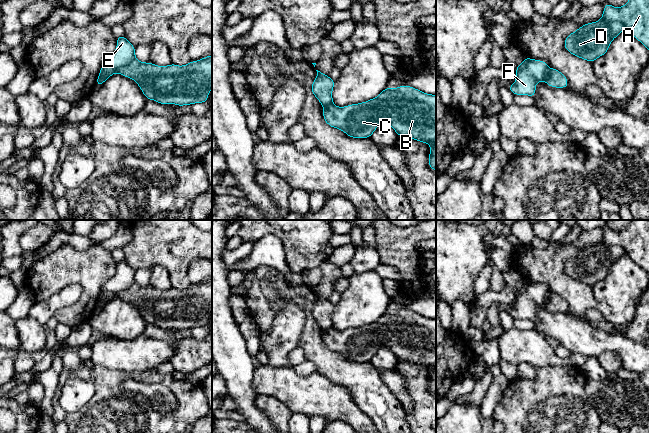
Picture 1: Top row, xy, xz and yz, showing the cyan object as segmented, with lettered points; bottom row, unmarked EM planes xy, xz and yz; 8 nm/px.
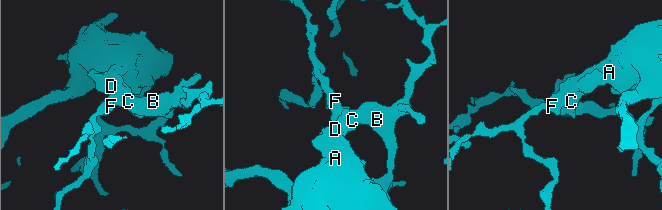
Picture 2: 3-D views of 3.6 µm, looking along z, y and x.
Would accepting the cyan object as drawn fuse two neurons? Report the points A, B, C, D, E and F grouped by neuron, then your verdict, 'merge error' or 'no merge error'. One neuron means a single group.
A E F / B C D; merge error

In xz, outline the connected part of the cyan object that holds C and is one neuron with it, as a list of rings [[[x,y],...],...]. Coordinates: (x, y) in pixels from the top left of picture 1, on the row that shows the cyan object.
[[[408,85],[390,89],[386,87],[376,98],[358,104],[350,104],[344,107],[329,104],[323,107],[324,121],[332,128],[337,128],[351,138],[370,138],[380,124],[389,124],[398,136],[411,138],[430,145],[428,164],[436,171],[436,95],[427,94]]]

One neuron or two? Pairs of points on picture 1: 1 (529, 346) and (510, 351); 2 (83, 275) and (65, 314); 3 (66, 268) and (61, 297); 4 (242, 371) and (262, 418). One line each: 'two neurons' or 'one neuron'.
1: one neuron
2: one neuron
3: two neurons
4: one neuron

